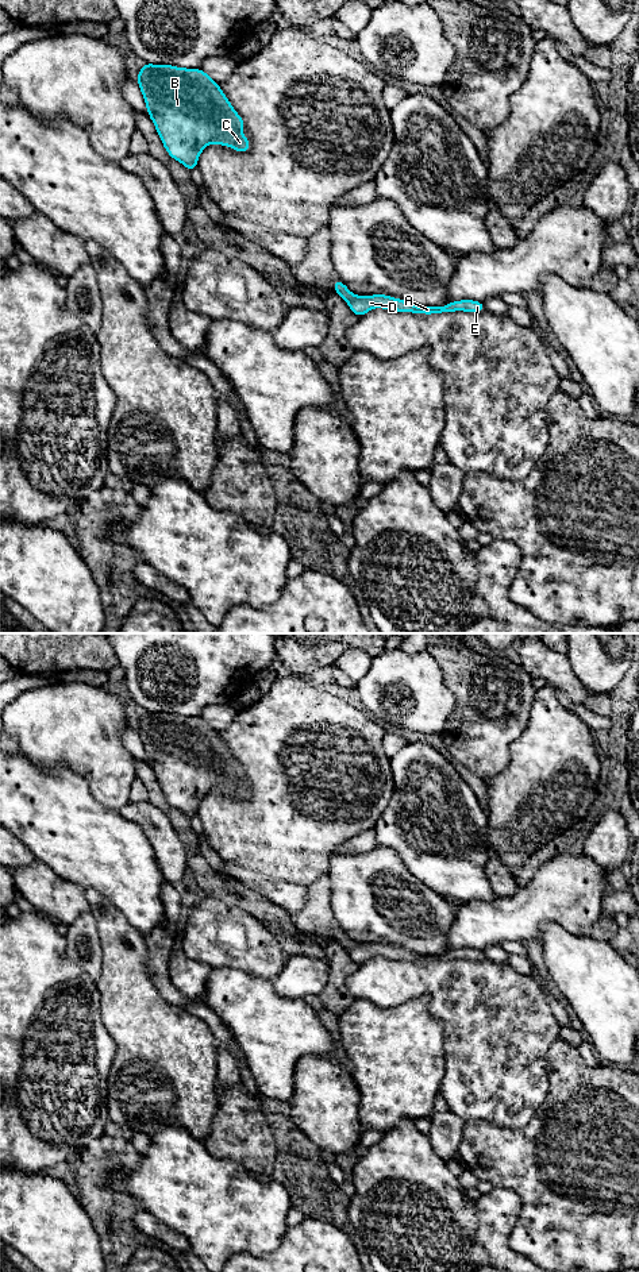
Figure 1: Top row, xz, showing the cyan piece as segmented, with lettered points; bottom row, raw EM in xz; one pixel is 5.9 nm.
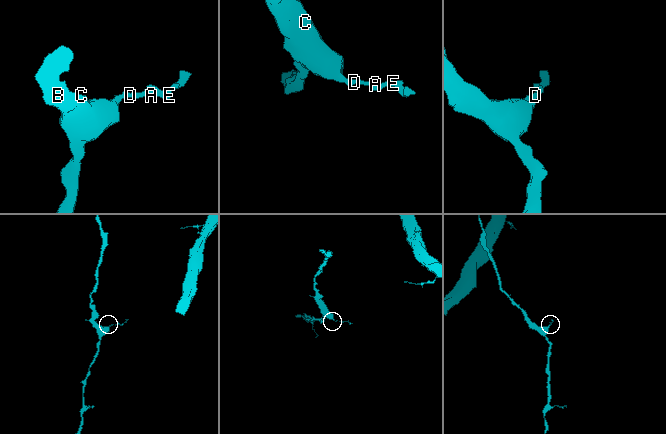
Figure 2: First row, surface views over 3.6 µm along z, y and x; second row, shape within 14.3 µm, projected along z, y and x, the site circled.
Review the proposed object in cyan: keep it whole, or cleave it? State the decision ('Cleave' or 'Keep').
Keep

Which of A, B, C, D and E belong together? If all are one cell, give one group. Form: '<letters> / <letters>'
A B C D E

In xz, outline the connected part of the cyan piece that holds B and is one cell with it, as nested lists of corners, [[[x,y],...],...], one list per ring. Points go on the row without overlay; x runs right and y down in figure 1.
[[[143,712],[135,726],[149,766],[154,771],[165,798],[189,820],[197,816],[201,799],[211,791],[230,794],[240,801],[249,799],[250,790],[242,782],[243,767],[234,758],[219,731],[215,731],[203,717]]]

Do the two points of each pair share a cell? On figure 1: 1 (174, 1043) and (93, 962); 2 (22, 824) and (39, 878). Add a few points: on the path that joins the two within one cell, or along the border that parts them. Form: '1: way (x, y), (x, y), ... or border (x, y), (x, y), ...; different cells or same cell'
1: border (100, 939), (101, 974), (95, 981); different cells
2: border (38, 860), (43, 862), (64, 879); different cells

